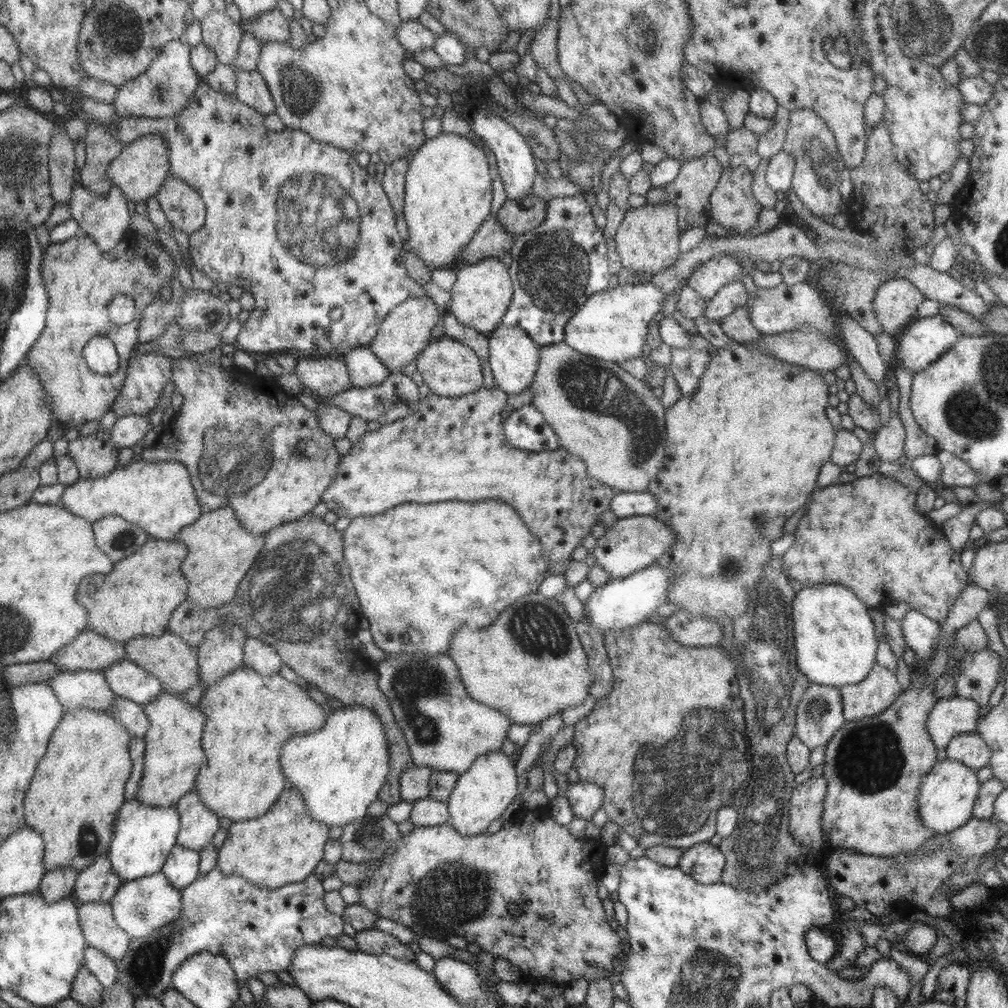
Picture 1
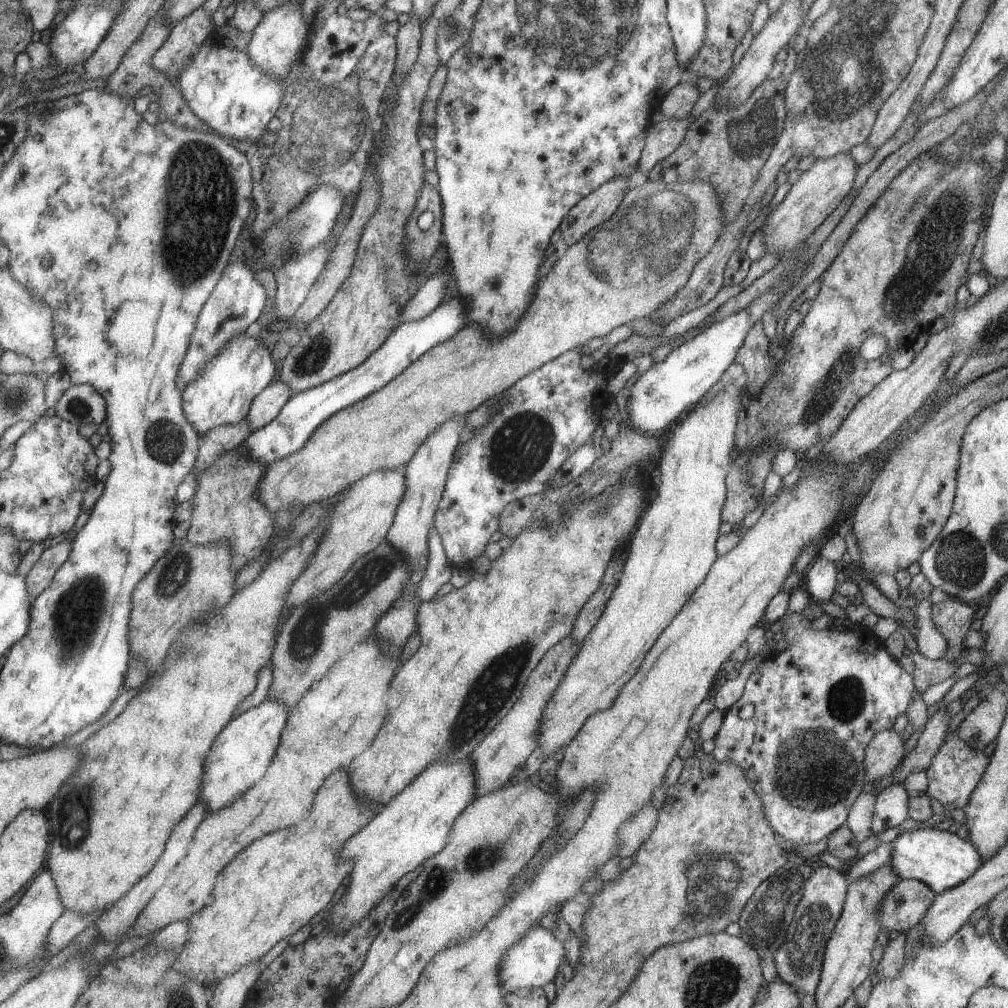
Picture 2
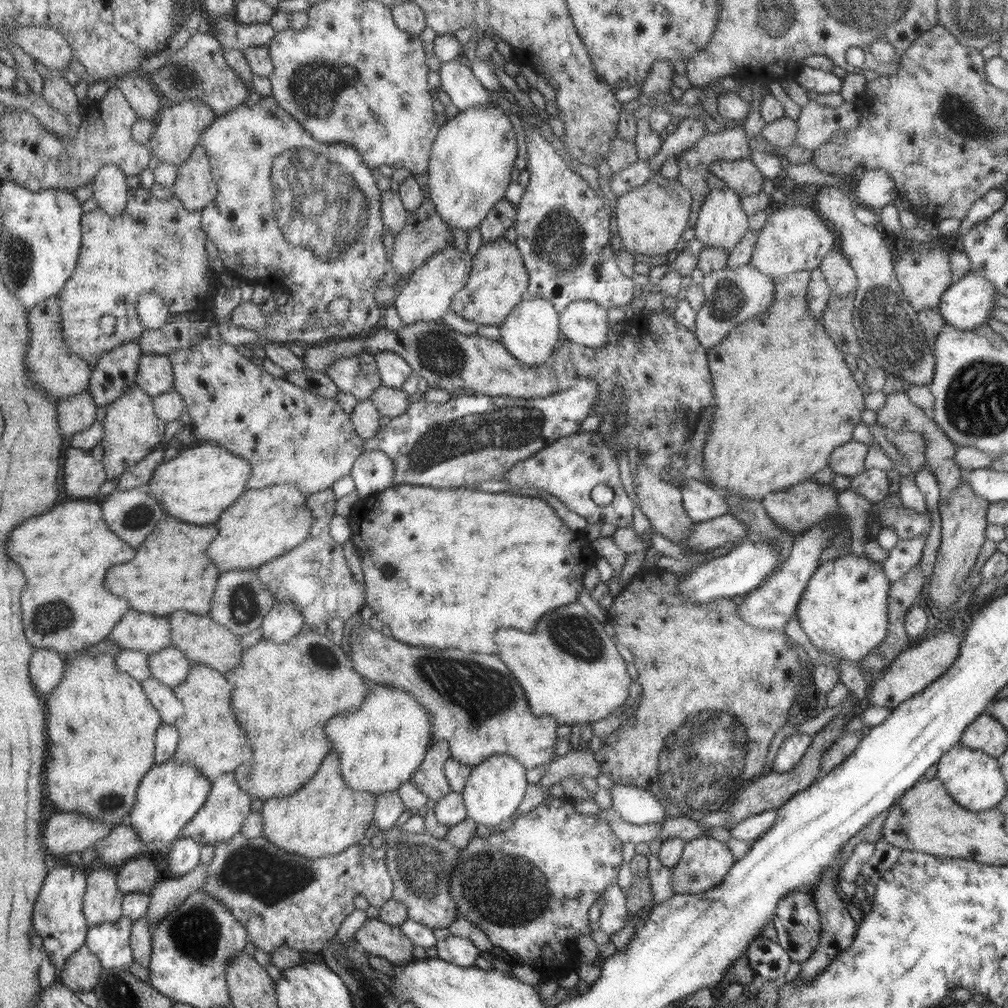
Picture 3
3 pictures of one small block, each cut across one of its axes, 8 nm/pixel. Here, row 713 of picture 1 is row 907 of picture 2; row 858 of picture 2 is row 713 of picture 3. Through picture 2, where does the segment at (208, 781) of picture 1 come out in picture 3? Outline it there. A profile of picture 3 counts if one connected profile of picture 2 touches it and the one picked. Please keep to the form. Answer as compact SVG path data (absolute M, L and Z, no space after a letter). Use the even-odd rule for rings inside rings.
M323 628L304 629L286 644L261 639L256 646L245 650L238 666L224 674L233 683L233 711L253 749L253 756L240 765L233 775L238 786L253 800L290 797L302 789L331 752L332 743L325 733L326 724L340 714L354 712L365 701L367 679L354 671L350 652L344 652L347 646L332 643L323 631Z

